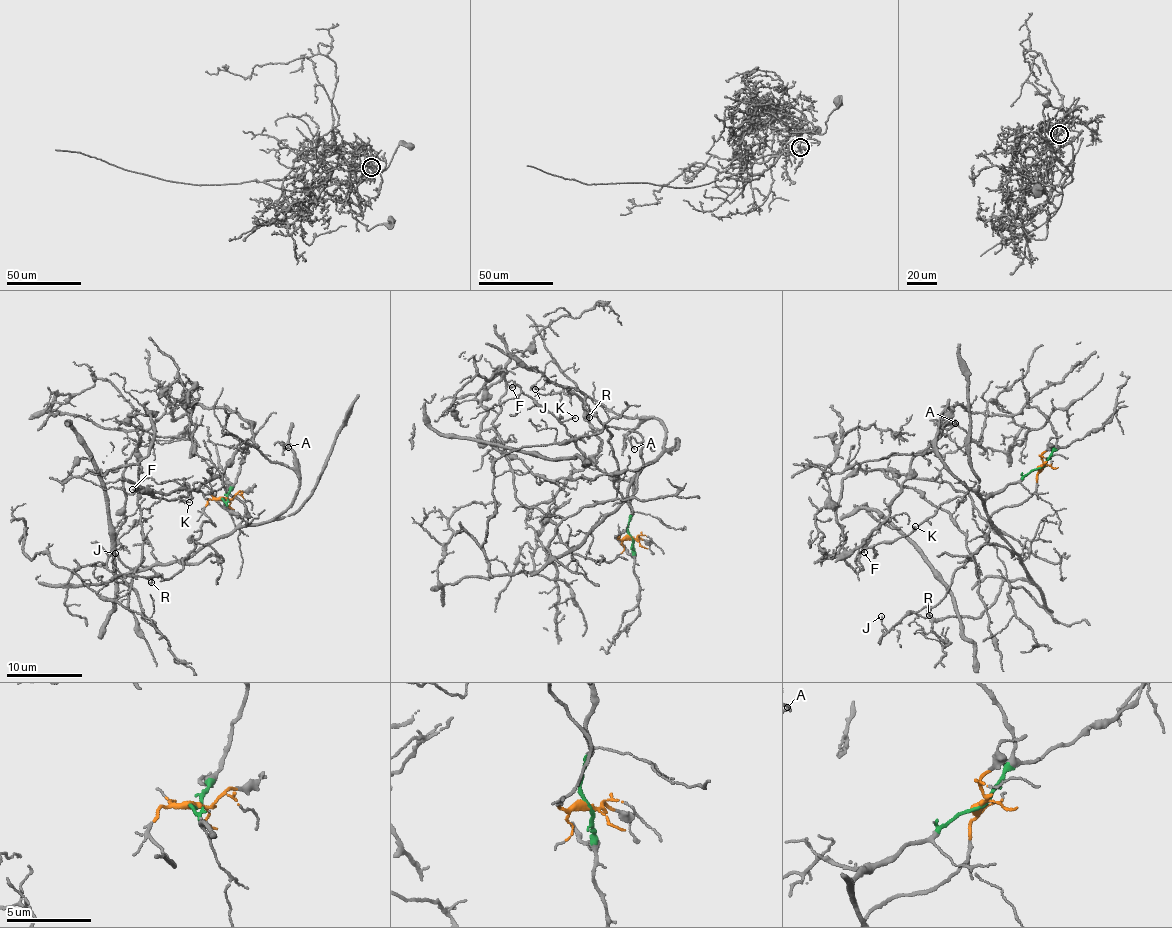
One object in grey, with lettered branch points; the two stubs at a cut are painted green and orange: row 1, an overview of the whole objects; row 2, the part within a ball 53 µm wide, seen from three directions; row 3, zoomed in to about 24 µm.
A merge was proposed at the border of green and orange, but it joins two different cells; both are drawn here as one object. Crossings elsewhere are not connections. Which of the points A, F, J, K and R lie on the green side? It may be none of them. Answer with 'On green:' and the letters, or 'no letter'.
On green: A, F, K

